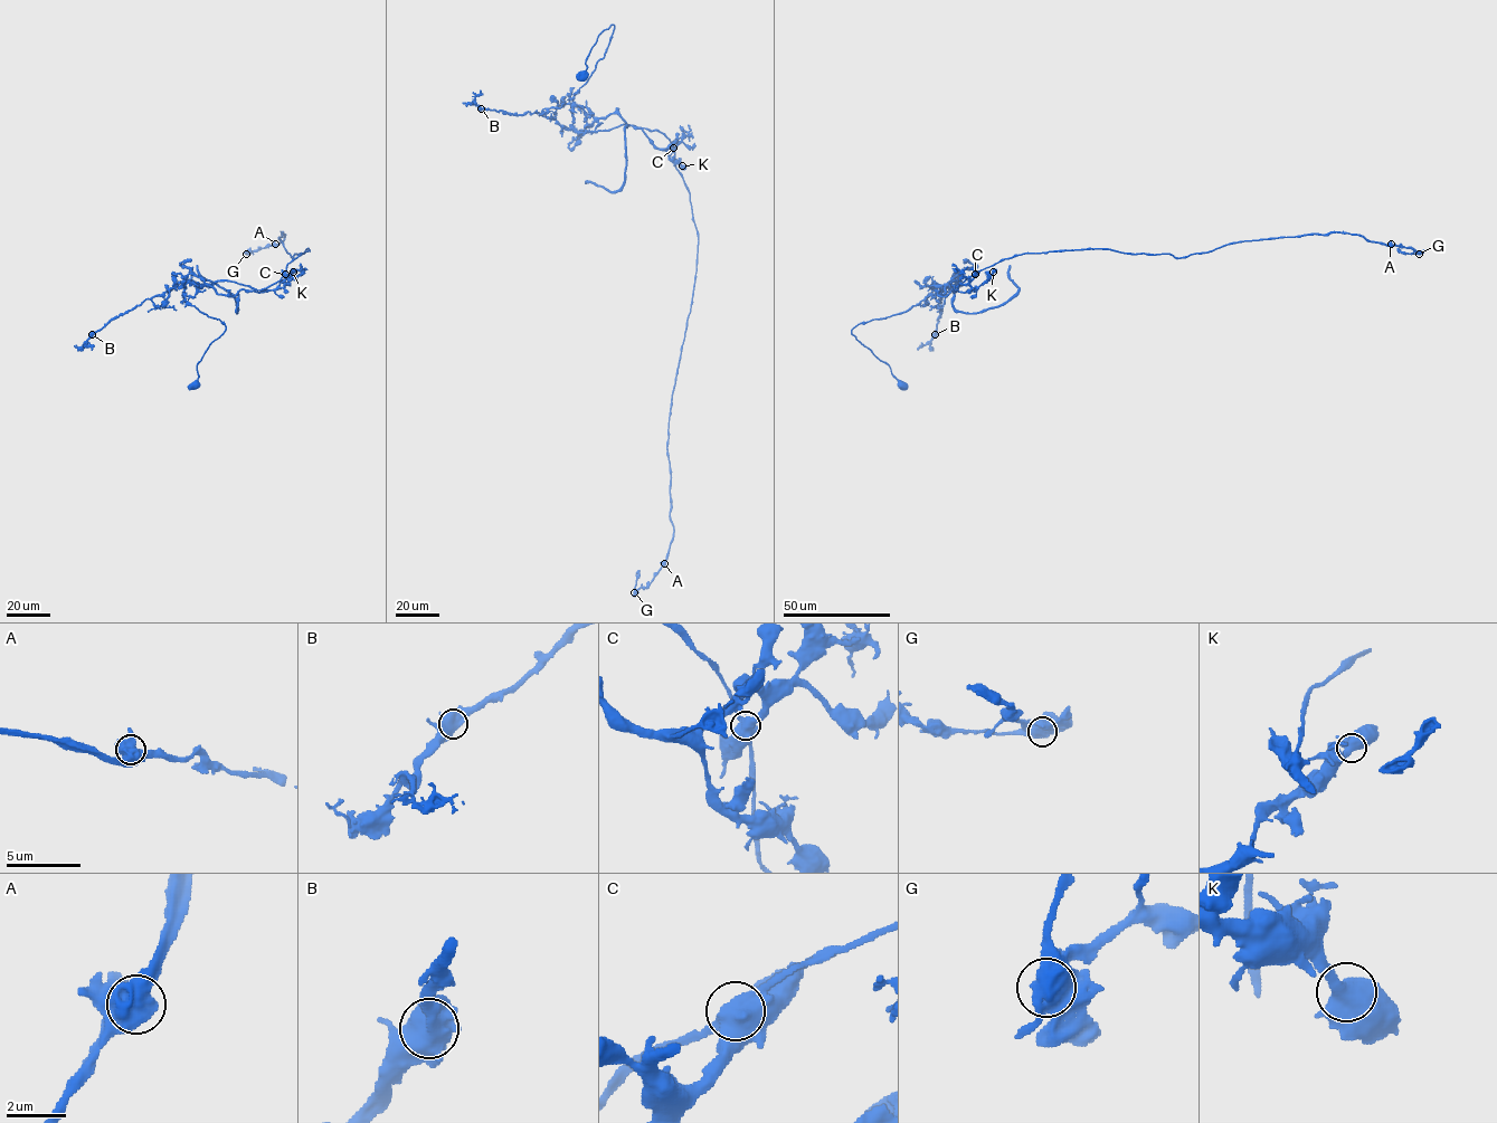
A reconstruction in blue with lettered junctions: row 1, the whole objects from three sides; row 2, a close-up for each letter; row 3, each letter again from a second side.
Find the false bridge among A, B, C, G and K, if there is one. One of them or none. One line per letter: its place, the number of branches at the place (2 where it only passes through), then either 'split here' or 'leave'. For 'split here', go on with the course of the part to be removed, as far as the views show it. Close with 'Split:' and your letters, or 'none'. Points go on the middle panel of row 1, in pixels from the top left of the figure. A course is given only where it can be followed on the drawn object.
A: place (664, 563); branches 2; leave
B: place (481, 108); branches 2; leave
C: place (673, 148); branches 2; split here; course (674, 148), (699, 239), (697, 270), (669, 417), (673, 539), (656, 574), (645, 587), (635, 589), (638, 571)
G: place (634, 592); branches 2; leave
K: place (682, 165); branches 2; leave
Split: C

